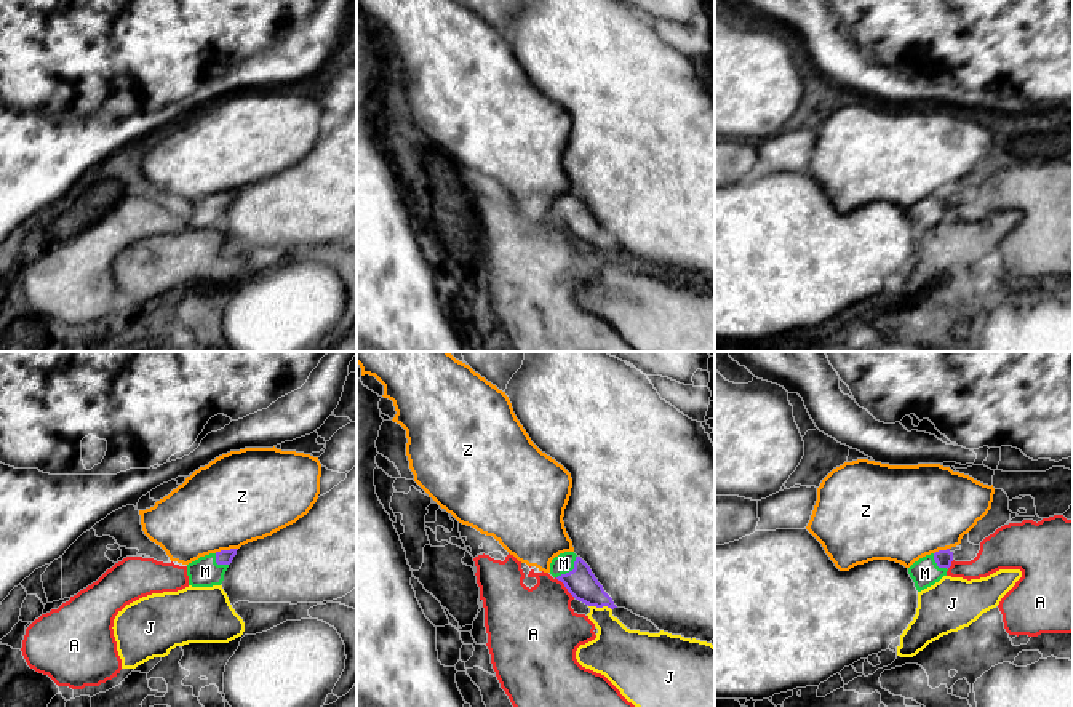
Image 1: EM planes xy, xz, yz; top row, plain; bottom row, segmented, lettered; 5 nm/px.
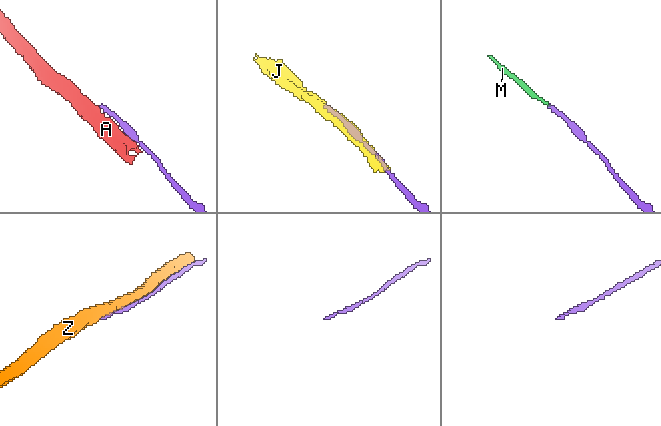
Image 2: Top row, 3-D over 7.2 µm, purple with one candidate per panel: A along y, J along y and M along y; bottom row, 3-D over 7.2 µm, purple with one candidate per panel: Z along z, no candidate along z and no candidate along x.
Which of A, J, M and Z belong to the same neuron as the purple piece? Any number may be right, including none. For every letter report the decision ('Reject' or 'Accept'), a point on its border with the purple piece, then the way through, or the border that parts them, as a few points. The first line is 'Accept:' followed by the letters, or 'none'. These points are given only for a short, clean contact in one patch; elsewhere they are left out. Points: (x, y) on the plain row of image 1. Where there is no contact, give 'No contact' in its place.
Accept: M
A: Reject. Touches purple at xz (565, 227)
J: Reject. Touches purple at xz (600, 248)
M: Accept. Touches purple at xz (573, 211). Path across: xz (581, 224), (573, 211), (563, 205)
Z: Reject. Touches purple at xy (226, 192)

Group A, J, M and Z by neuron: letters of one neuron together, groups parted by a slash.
A / J / M / Z

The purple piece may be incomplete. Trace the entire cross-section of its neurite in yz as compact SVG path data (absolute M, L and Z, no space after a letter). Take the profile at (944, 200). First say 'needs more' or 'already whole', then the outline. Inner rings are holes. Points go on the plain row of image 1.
needs more; M950 190L939 192L915 203L908 210L908 216L913 221L916 232L921 234L947 218L951 203L953 194Z

